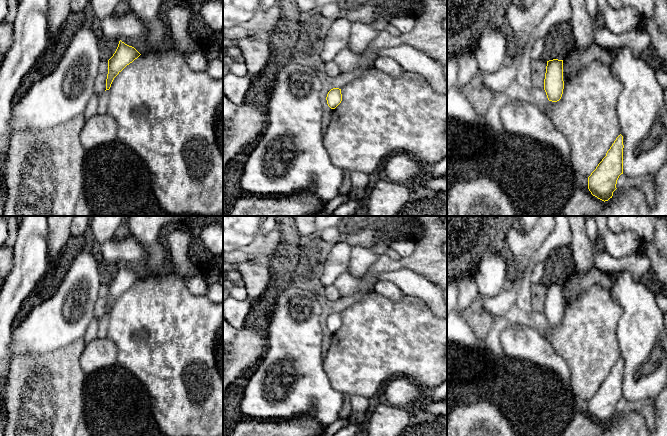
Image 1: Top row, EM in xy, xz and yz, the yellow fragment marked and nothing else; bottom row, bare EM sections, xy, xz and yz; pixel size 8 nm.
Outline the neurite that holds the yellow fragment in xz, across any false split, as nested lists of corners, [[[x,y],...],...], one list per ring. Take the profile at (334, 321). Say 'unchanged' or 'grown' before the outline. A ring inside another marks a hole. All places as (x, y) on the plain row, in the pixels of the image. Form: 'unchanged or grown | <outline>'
unchanged | [[[333,312],[331,313],[326,321],[327,328],[331,333],[335,333],[342,325],[341,313]]]

